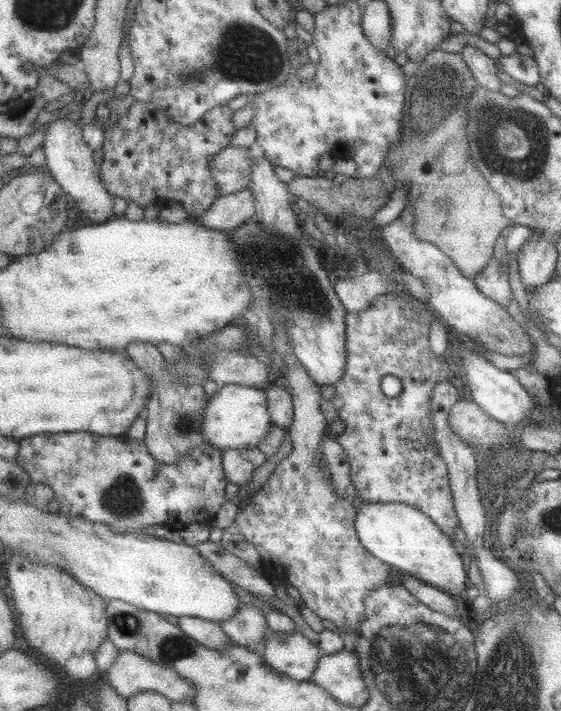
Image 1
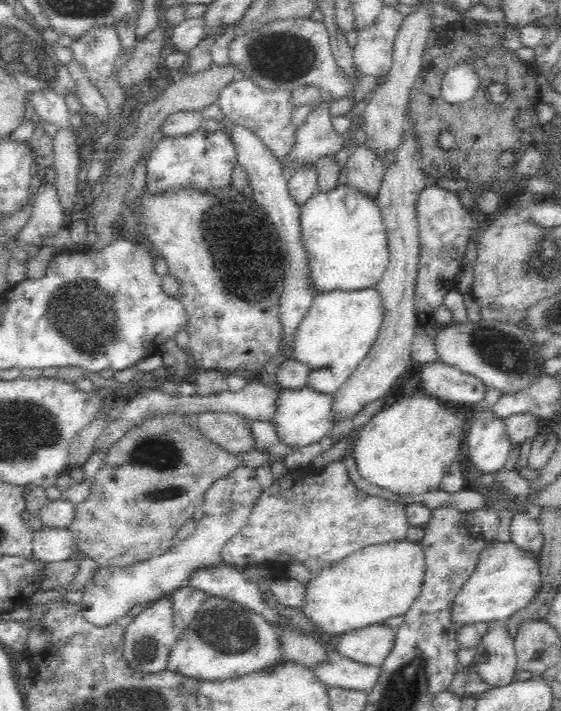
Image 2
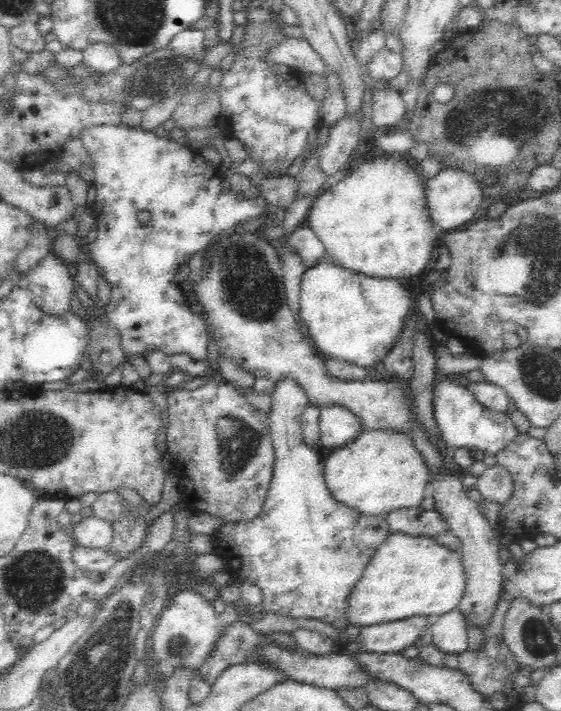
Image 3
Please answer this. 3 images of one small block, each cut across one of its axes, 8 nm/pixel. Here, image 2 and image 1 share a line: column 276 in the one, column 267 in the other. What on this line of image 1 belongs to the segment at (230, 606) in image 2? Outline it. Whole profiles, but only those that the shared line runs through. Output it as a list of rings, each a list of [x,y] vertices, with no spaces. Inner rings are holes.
[[[271,629],[261,655],[280,673],[298,681],[311,681],[325,654],[319,644],[314,644],[301,632],[275,632]]]

